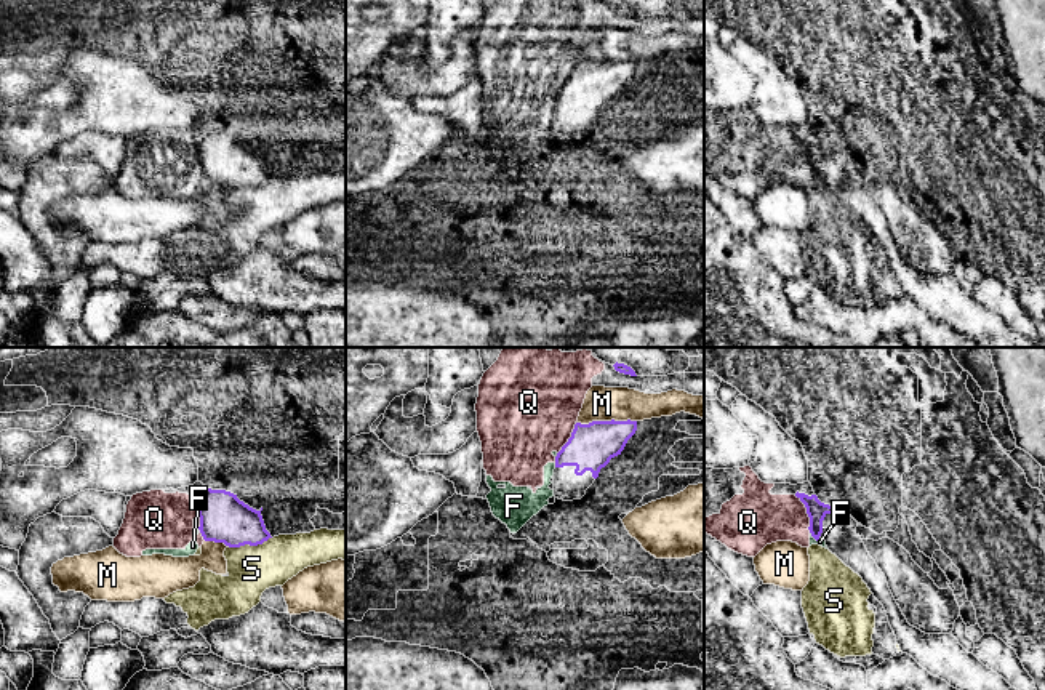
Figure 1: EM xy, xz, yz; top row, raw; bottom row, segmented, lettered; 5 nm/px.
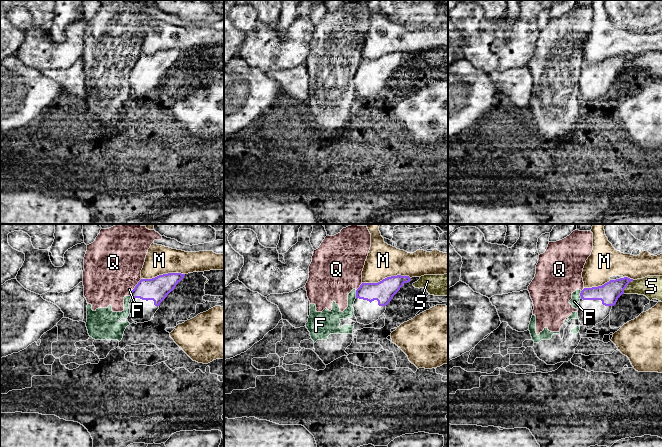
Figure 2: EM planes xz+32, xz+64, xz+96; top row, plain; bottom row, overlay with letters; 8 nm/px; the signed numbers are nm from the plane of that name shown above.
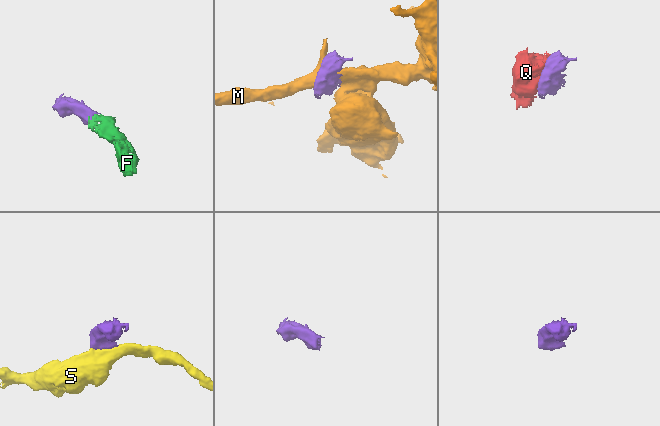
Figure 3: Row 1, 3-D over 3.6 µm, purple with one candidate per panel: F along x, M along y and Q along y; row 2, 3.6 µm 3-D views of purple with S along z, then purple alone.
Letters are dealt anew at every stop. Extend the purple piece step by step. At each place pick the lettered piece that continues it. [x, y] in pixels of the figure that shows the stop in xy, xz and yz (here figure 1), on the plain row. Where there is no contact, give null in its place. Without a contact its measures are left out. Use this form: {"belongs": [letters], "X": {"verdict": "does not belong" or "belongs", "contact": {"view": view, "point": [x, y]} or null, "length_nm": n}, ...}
{"belongs": [], "F": {"verdict": "does not belong", "contact": {"view": "xz", "point": [556, 106]}, "length_nm": 30}, "M": {"verdict": "does not belong", "contact": {"view": "xz", "point": [605, 63]}, "length_nm": 300}, "Q": {"verdict": "does not belong", "contact": {"view": "yz", "point": [807, 154]}, "length_nm": 200}, "S": {"verdict": "does not belong", "contact": {"view": "xy", "point": [248, 184]}, "length_nm": 220}}

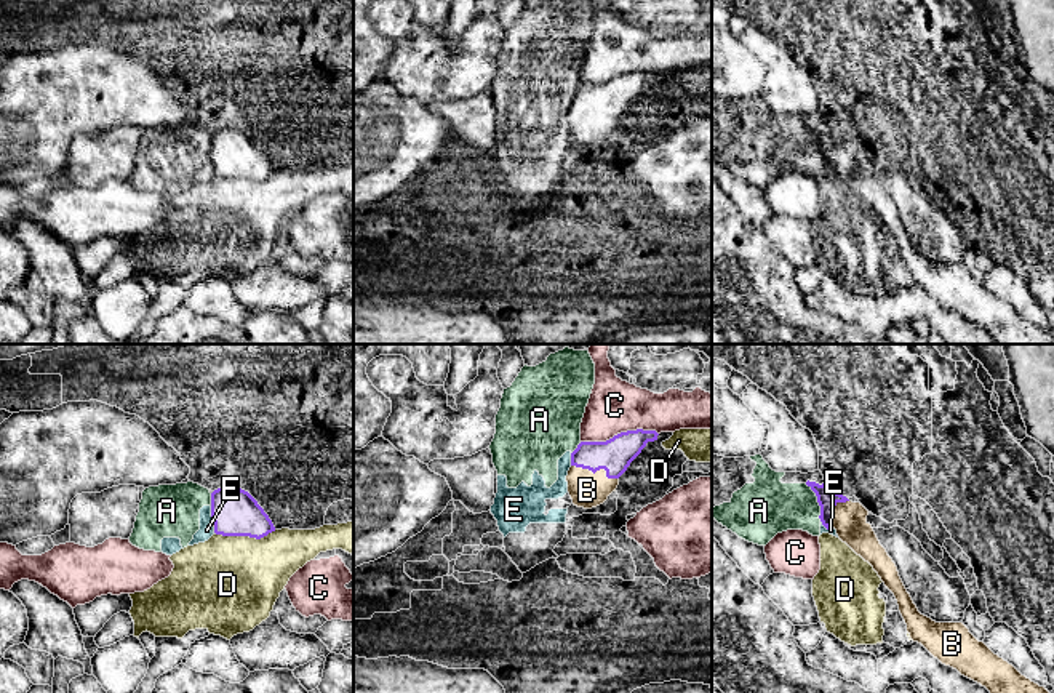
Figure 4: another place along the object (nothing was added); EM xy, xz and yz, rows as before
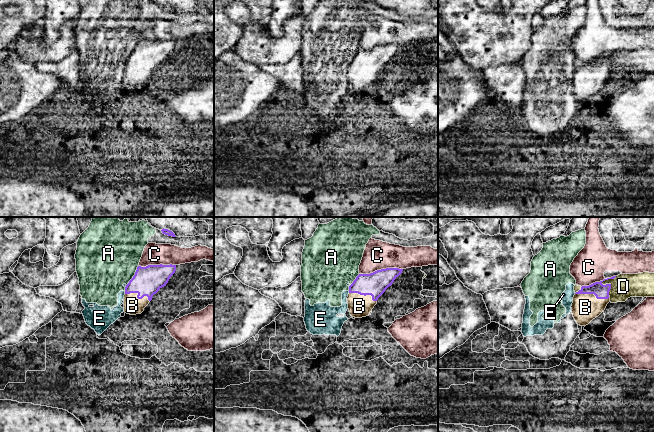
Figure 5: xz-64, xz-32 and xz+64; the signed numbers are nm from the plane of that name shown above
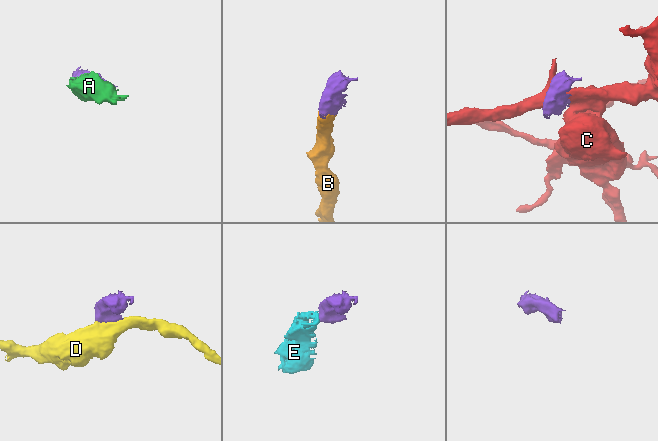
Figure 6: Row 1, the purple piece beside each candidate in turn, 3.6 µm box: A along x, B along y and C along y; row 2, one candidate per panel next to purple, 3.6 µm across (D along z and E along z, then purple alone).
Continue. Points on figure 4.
{"belongs": ["B"], "A": {"verdict": "does not belong", "contact": {"view": "yz", "point": [818, 143]}, "length_nm": 200}, "B": {"verdict": "belongs", "contact": {"view": "xz", "point": [597, 111]}, "length_nm": 260}, "C": {"verdict": "does not belong", "contact": {"view": "xz", "point": [621, 74]}, "length_nm": 400}, "D": {"verdict": "does not belong", "contact": {"view": "xy", "point": [245, 176]}, "length_nm": 320}, "E": {"verdict": "does not belong", "contact": {"view": "xy", "point": [211, 156]}, "length_nm": 80}}

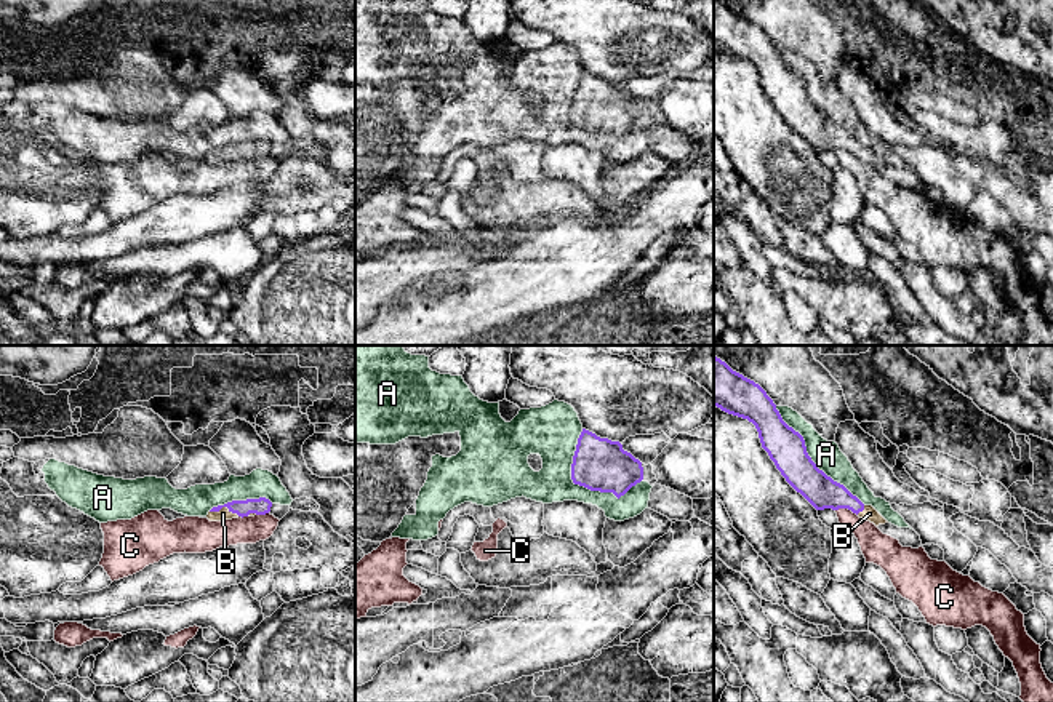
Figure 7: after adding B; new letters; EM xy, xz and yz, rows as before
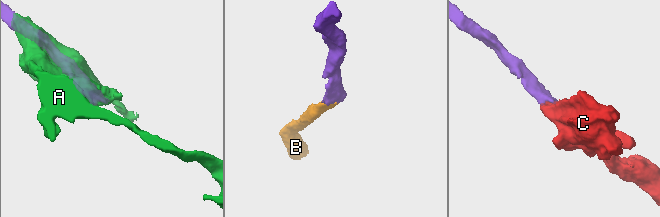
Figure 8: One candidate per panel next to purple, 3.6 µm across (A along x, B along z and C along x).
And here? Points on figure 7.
{"belongs": ["B"], "A": {"verdict": "does not belong", "contact": {"view": "xz", "point": [581, 127]}, "length_nm": 400}, "B": {"verdict": "belongs", "contact": {"view": "xy", "point": [224, 147]}, "length_nm": 150}, "C": {"verdict": "does not belong", "contact": {"view": "yz", "point": [847, 149]}, "length_nm": 120}}

